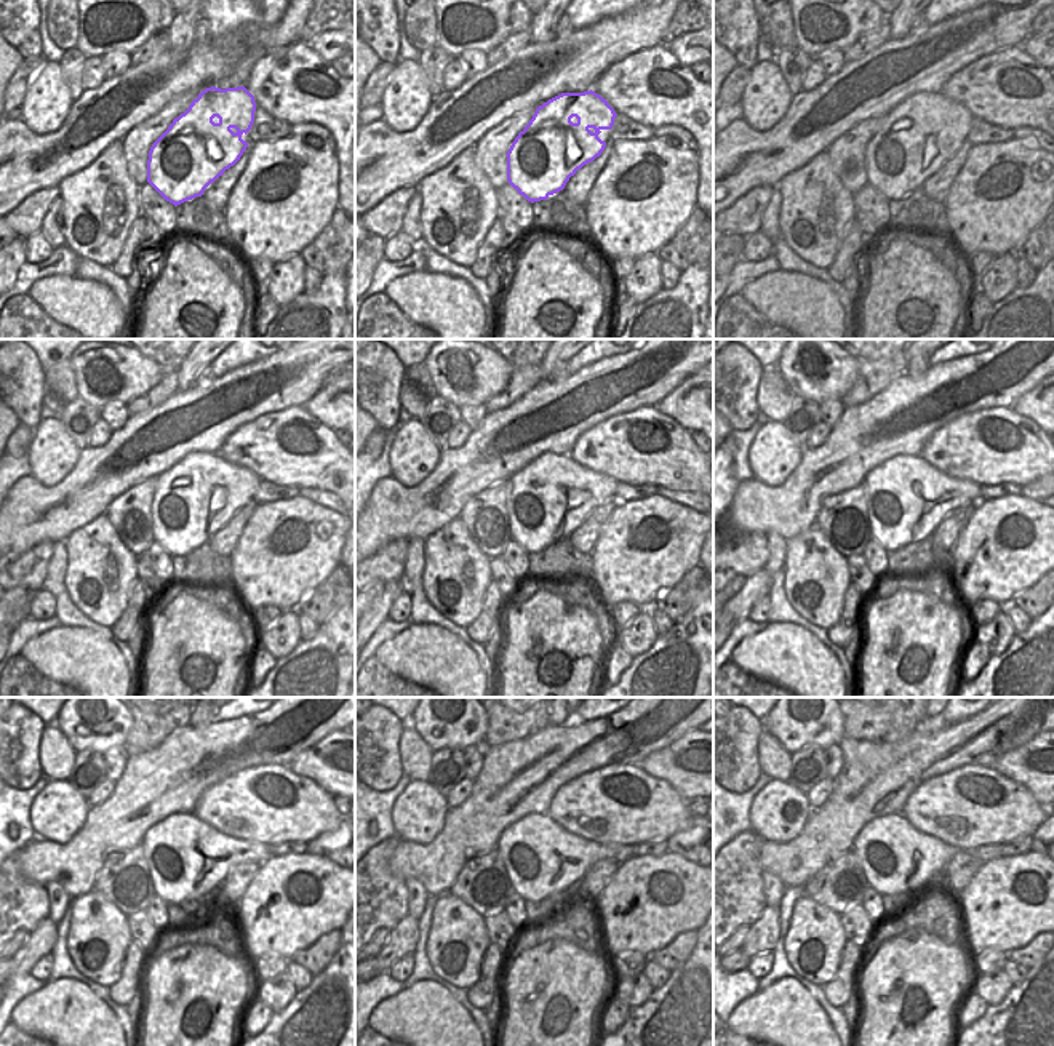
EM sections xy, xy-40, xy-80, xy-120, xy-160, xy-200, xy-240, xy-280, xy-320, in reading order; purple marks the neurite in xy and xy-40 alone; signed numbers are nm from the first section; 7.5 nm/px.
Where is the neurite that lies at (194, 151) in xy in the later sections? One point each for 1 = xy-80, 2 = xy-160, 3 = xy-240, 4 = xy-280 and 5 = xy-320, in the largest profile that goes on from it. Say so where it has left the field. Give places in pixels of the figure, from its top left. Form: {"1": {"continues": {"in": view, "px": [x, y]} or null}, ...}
{"1": {"continues": {"in": "xy-80", "px": [907, 149]}}, "2": {"continues": {"in": "xy-160", "px": [544, 506]}}, "3": {"continues": {"in": "xy-240", "px": [181, 856]}}, "4": {"continues": {"in": "xy-280", "px": [542, 859]}}, "5": {"continues": {"in": "xy-320", "px": [896, 858]}}}

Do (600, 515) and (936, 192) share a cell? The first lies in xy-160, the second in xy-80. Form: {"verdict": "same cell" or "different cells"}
{"verdict": "same cell"}

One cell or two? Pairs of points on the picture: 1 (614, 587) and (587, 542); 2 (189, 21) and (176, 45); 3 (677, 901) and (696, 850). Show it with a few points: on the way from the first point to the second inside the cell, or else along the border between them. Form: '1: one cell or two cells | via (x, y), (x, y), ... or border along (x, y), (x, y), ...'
1: two cells | border along (610, 515), (600, 530), (595, 546), (589, 552)
2: one cell | via (183, 27), (179, 39)
3: two cells | border along (667, 850), (696, 864)

